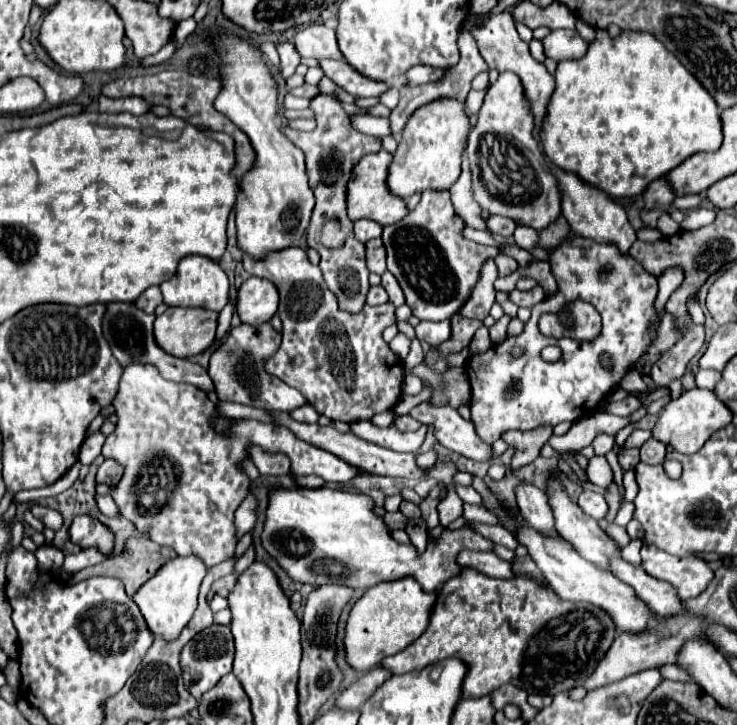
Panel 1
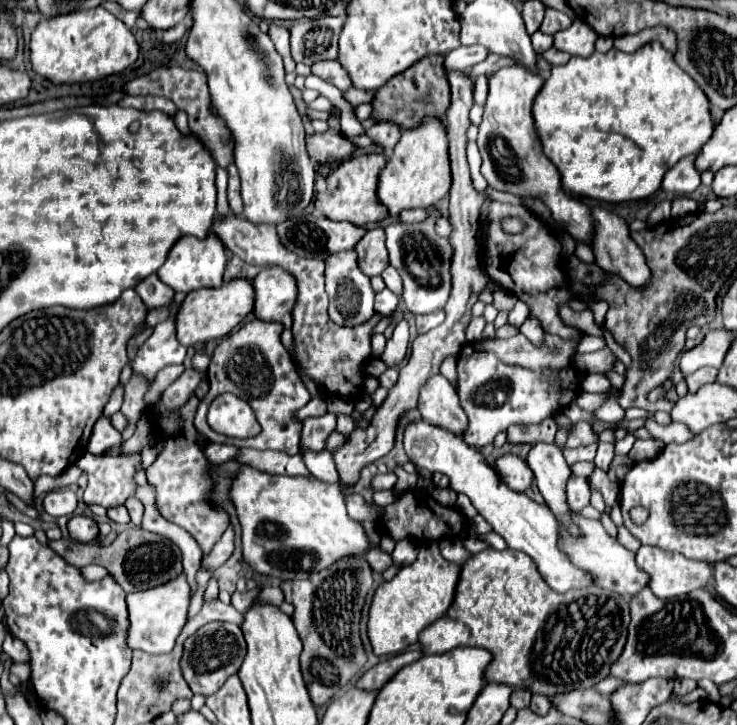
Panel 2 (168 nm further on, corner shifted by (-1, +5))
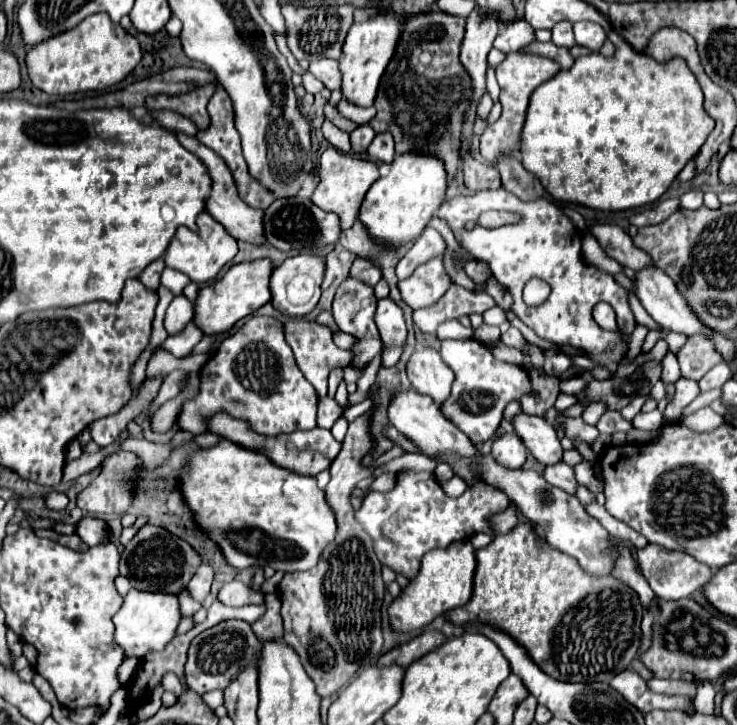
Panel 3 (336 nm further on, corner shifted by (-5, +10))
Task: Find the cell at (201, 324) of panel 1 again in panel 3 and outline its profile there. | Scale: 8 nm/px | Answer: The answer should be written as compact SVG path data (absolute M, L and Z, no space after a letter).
M260 258L252 262L240 262L230 266L230 270L212 282L210 286L202 288L194 312L196 312L196 324L204 334L224 334L228 332L238 320L244 316L256 312L262 308L266 302L270 302L272 292L270 292L270 274L272 274L272 260L270 258Z

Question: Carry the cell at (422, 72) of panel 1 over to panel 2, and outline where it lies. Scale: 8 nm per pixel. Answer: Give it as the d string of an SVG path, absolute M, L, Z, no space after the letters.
M474 45L474 47L458 47L454 51L450 51L446 57L444 57L444 69L450 73L450 71L462 71L462 69L468 69L480 61L484 61L488 57L486 49L482 49L480 45Z

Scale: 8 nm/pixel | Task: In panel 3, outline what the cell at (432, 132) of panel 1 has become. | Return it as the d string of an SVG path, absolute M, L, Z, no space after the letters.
M408 152L396 156L390 164L390 170L370 186L358 212L358 220L374 242L400 248L408 242L414 242L422 234L426 224L444 202L444 192L446 170L442 170L442 162L430 156L414 156Z

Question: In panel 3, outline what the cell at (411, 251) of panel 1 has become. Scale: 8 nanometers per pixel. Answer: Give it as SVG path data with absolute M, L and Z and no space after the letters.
M442 258L432 260L430 264L424 264L414 270L414 274L402 282L398 282L398 290L402 294L402 300L412 308L426 308L430 304L436 304L438 298L450 288L452 282L444 270Z

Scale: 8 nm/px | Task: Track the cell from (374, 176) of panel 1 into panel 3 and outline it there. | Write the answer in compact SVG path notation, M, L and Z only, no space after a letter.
M328 148L322 152L320 156L320 168L318 168L318 184L312 192L312 202L322 208L324 212L334 212L340 220L340 230L350 228L356 218L358 218L358 210L360 204L368 192L368 188L380 178L378 166L370 160L362 160L356 158L352 154L344 154L336 148Z

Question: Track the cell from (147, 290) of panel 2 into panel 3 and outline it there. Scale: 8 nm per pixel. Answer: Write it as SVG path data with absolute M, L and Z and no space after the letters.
M158 258L158 260L154 260L152 264L148 264L148 266L142 270L142 274L138 276L138 280L140 280L146 288L150 288L150 290L158 290L162 270L164 270L164 260Z

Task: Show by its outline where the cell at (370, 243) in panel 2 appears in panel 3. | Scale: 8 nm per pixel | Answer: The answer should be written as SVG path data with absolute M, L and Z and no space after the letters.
M356 258L352 268L350 268L350 278L356 278L356 280L360 280L360 282L374 288L382 276L380 276L380 270L374 264L370 264L368 260Z

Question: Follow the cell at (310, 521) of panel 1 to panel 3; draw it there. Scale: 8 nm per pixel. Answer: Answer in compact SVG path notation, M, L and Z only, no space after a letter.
M220 440L212 448L200 448L186 460L178 474L178 492L190 508L196 528L220 548L226 564L238 570L250 566L272 566L282 572L310 570L318 562L322 548L330 544L336 532L334 512L330 512L324 492L316 486L316 480L294 476L294 472L286 472L286 468L274 468L274 464L264 456L228 440Z

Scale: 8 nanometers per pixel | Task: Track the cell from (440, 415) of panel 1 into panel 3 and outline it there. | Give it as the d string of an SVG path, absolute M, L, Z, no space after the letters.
M420 348L416 350L410 360L406 362L406 374L412 386L434 398L434 402L440 406L446 396L450 396L450 386L454 382L454 374L440 358L440 352L434 348Z

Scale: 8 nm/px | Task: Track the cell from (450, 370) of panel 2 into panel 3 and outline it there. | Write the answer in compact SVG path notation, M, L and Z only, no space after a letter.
M450 320L438 326L438 338L440 340L466 340L472 338L472 328L464 328L458 320Z

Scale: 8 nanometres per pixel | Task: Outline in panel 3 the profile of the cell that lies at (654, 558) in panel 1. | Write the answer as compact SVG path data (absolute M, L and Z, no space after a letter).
M648 544L646 548L638 550L636 556L638 556L638 564L640 564L650 588L656 592L656 596L660 600L688 598L692 592L700 590L712 578L712 572L710 572L710 568L706 568L706 564L694 560L692 556L686 556L684 552L666 550L658 544Z

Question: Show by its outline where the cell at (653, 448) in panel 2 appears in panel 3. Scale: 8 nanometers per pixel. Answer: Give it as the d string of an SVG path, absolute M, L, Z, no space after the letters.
M608 410L606 414L602 414L602 418L598 420L596 428L598 428L600 432L604 432L604 434L613 434L619 431L628 432L628 430L632 430L632 423L625 420L620 411Z

